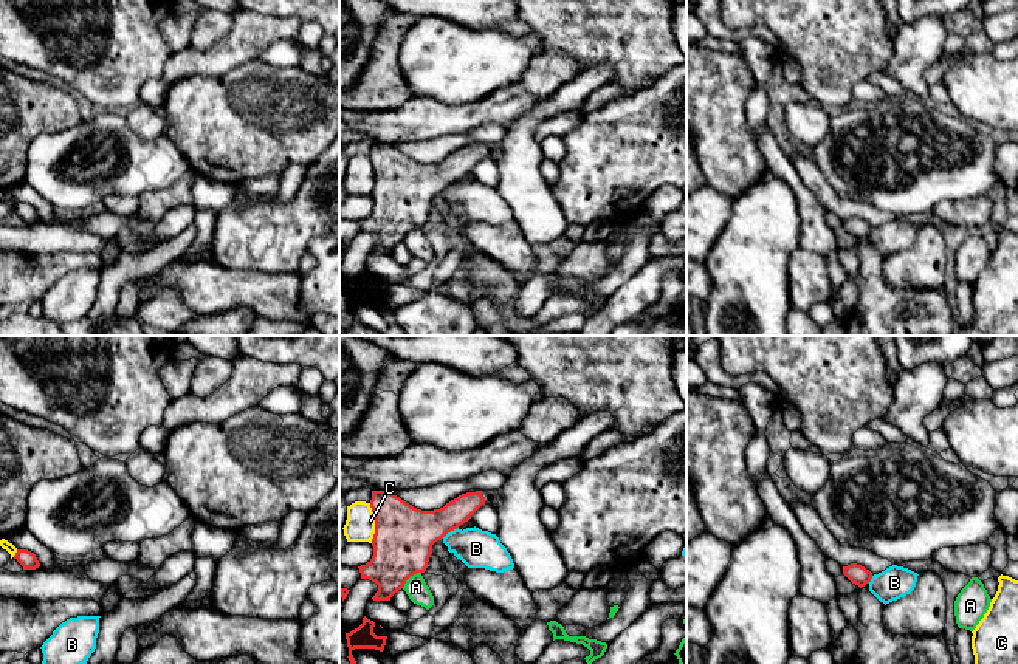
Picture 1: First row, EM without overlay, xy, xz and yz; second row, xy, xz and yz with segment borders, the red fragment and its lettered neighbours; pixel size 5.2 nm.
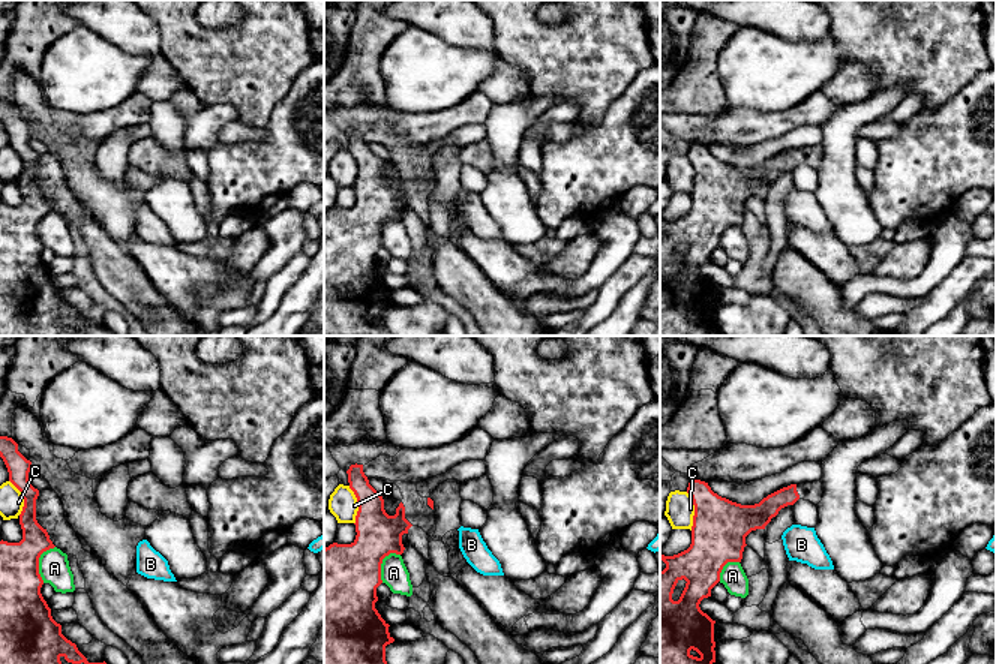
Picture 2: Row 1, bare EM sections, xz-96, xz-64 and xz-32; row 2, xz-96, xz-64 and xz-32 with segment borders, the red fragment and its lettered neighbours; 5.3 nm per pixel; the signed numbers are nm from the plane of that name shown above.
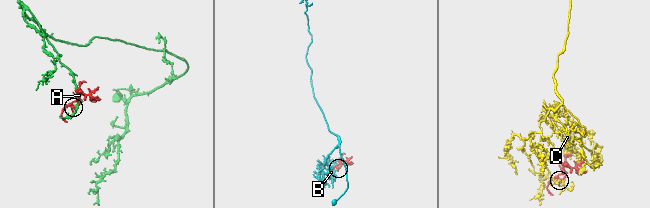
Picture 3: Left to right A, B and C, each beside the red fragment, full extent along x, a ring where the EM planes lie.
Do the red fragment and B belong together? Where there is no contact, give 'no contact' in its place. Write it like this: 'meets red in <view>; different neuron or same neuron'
meets red in xz; different neuron

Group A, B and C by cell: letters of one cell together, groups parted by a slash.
A / B / C

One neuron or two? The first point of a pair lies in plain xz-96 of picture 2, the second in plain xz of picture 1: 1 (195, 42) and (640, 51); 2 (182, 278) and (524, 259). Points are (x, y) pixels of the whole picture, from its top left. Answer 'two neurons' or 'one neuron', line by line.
1: one neuron
2: one neuron

